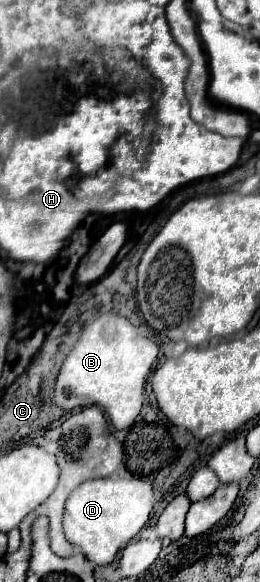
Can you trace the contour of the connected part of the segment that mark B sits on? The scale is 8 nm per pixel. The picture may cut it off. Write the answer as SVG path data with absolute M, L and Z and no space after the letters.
M105 313L85 327L77 345L67 355L55 383L55 403L65 411L87 405L101 405L115 429L129 427L141 407L145 379L159 355L153 339L141 335L133 323L115 313Z

